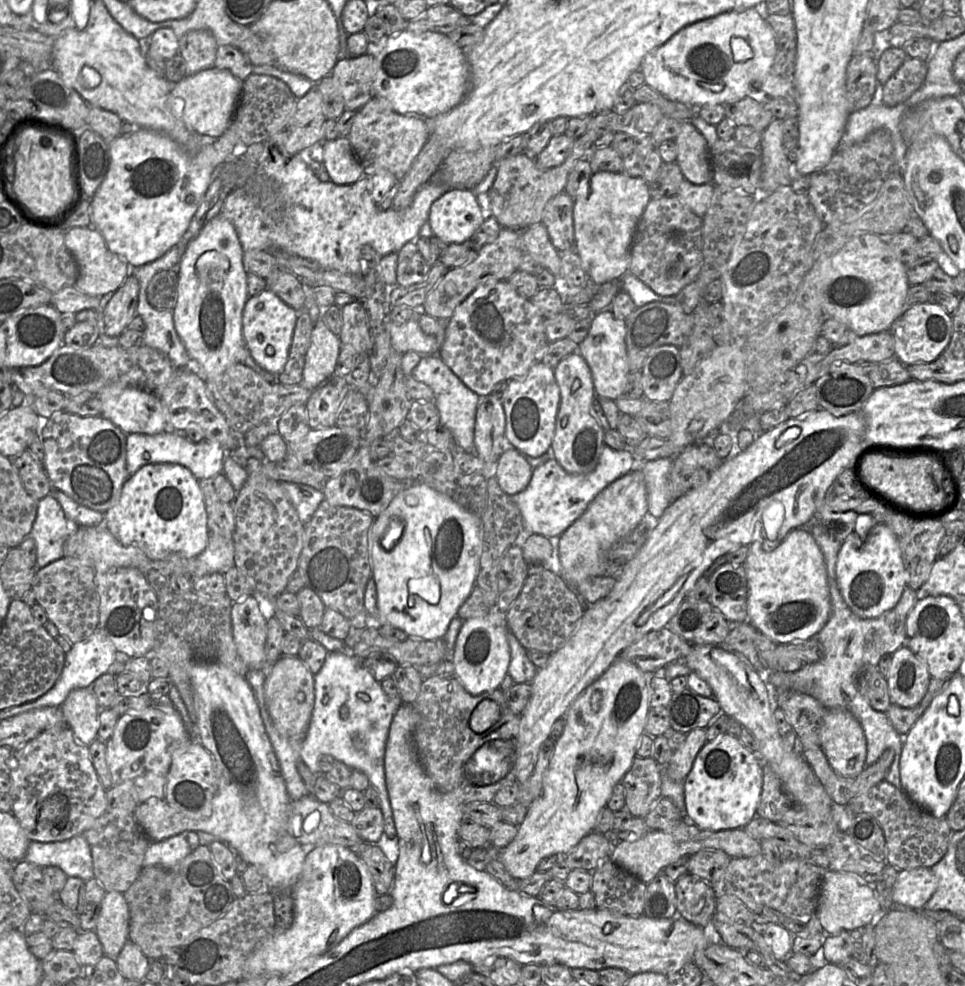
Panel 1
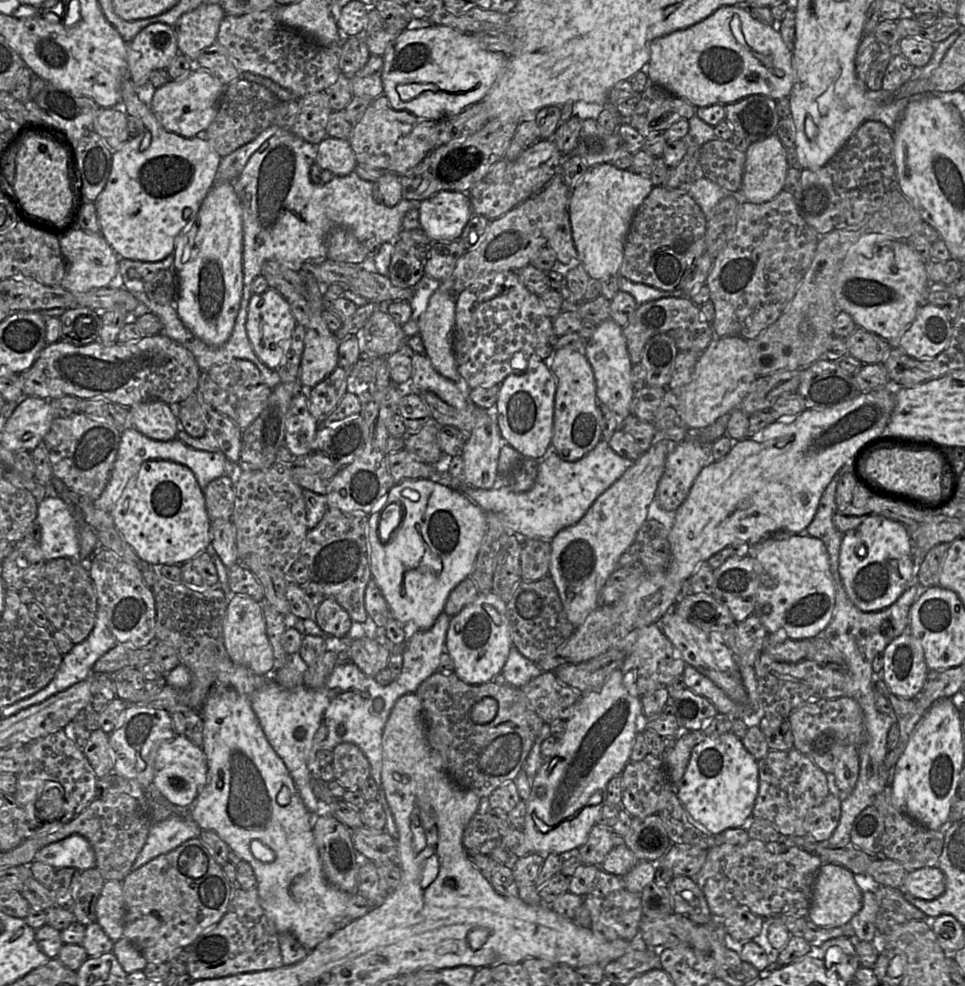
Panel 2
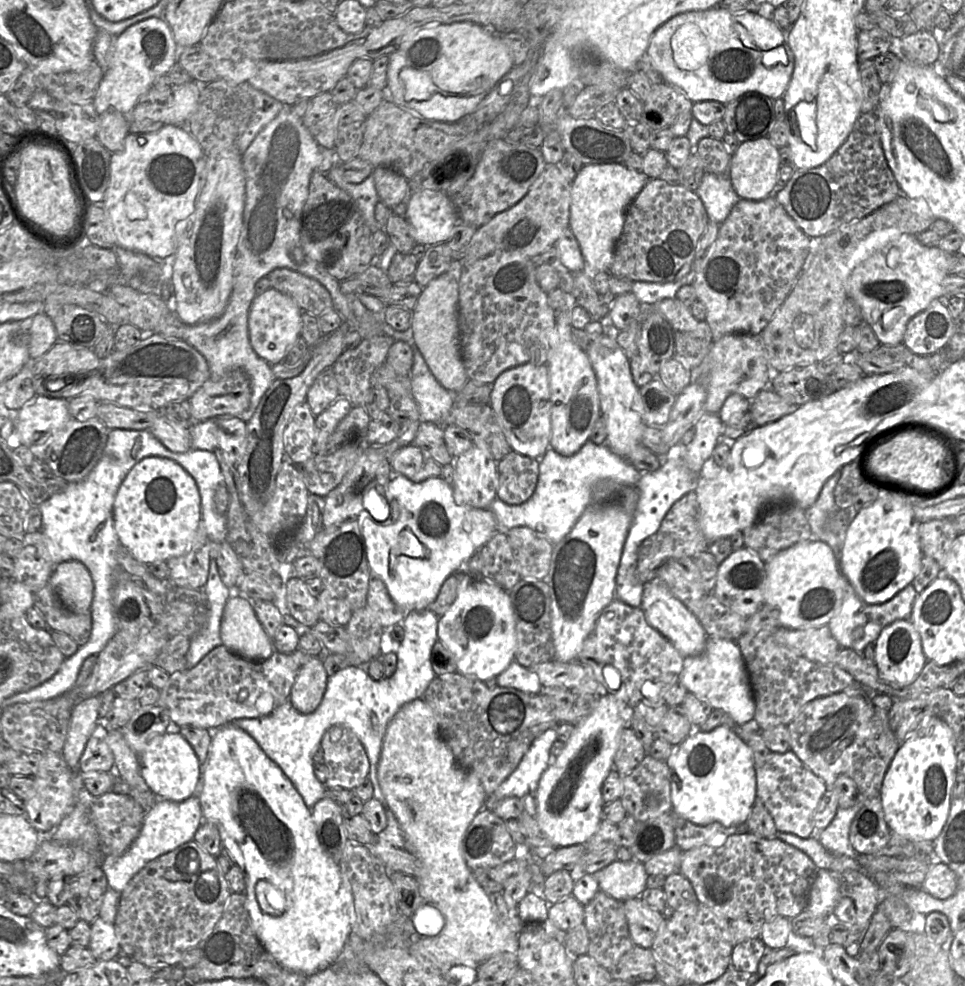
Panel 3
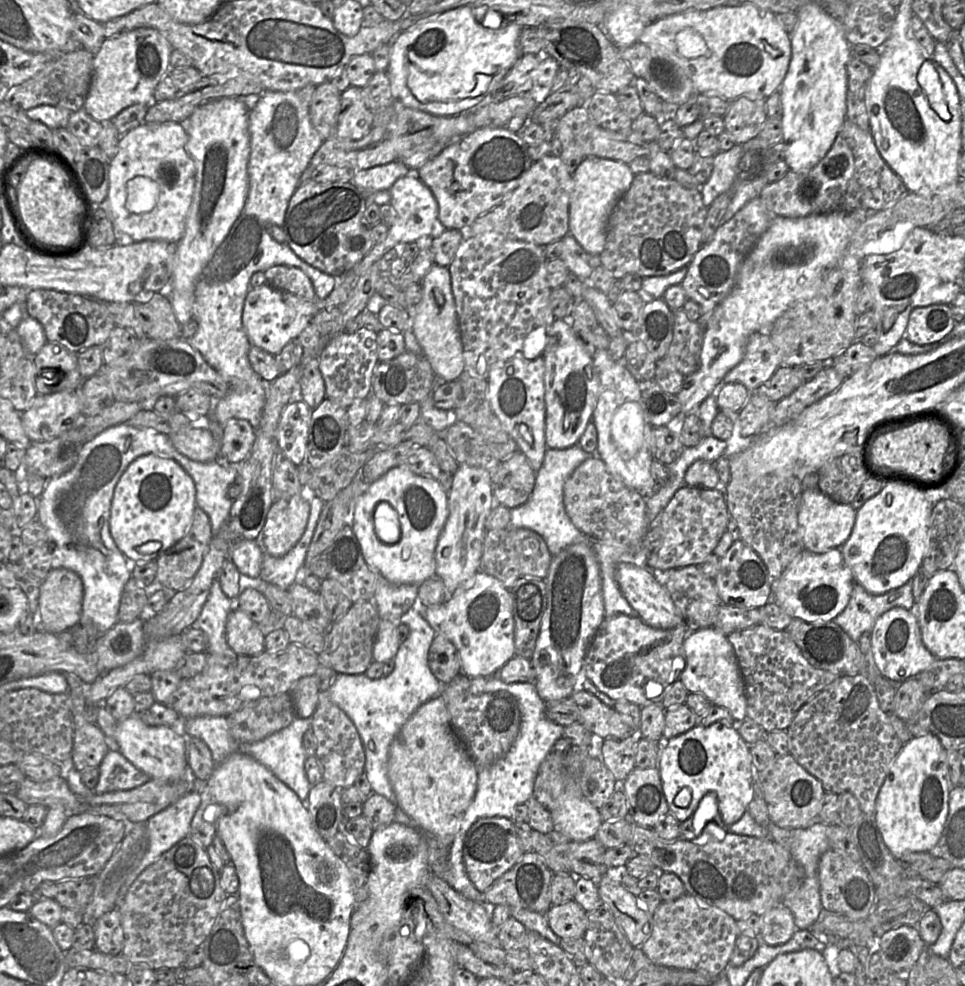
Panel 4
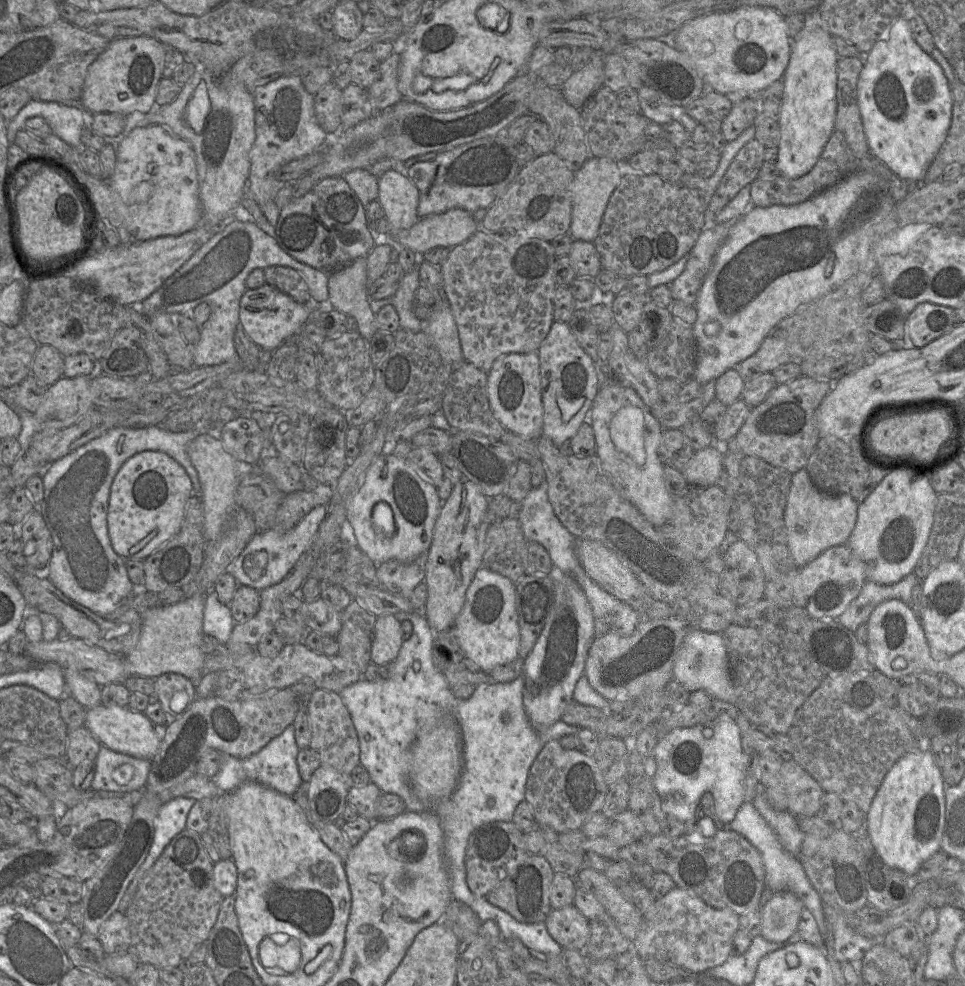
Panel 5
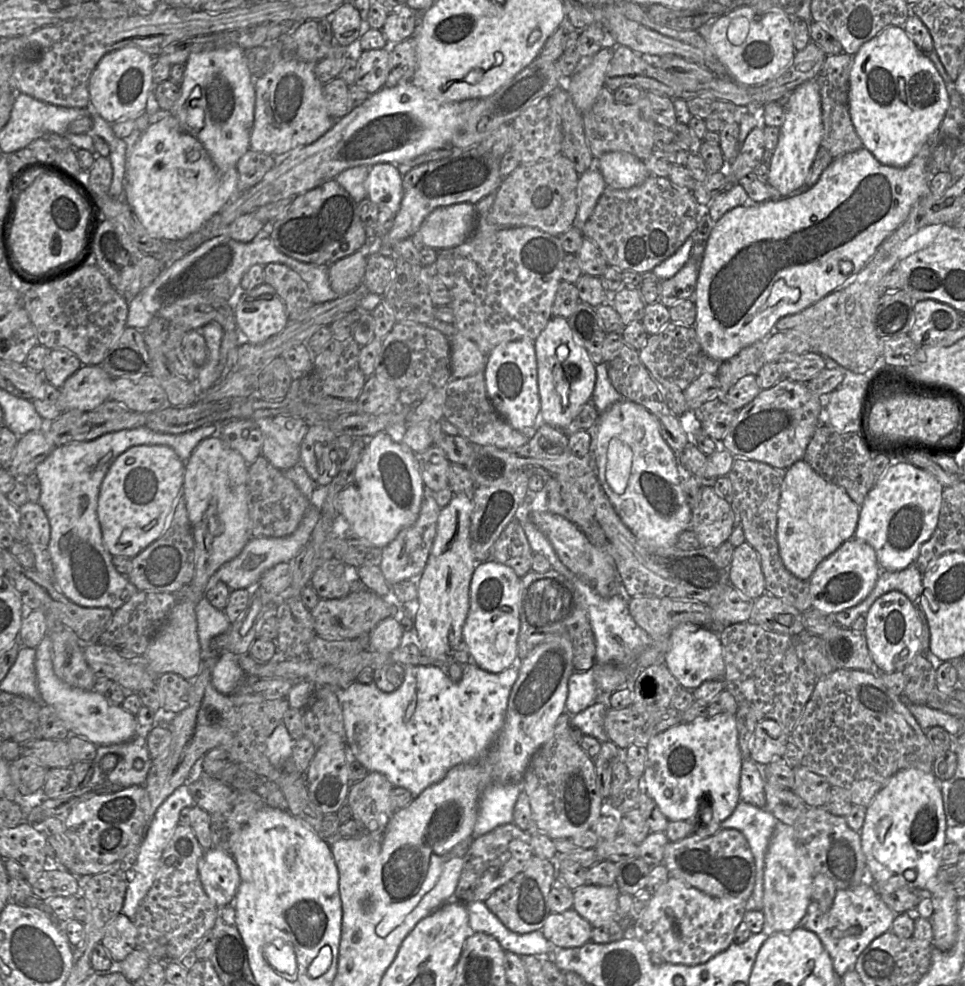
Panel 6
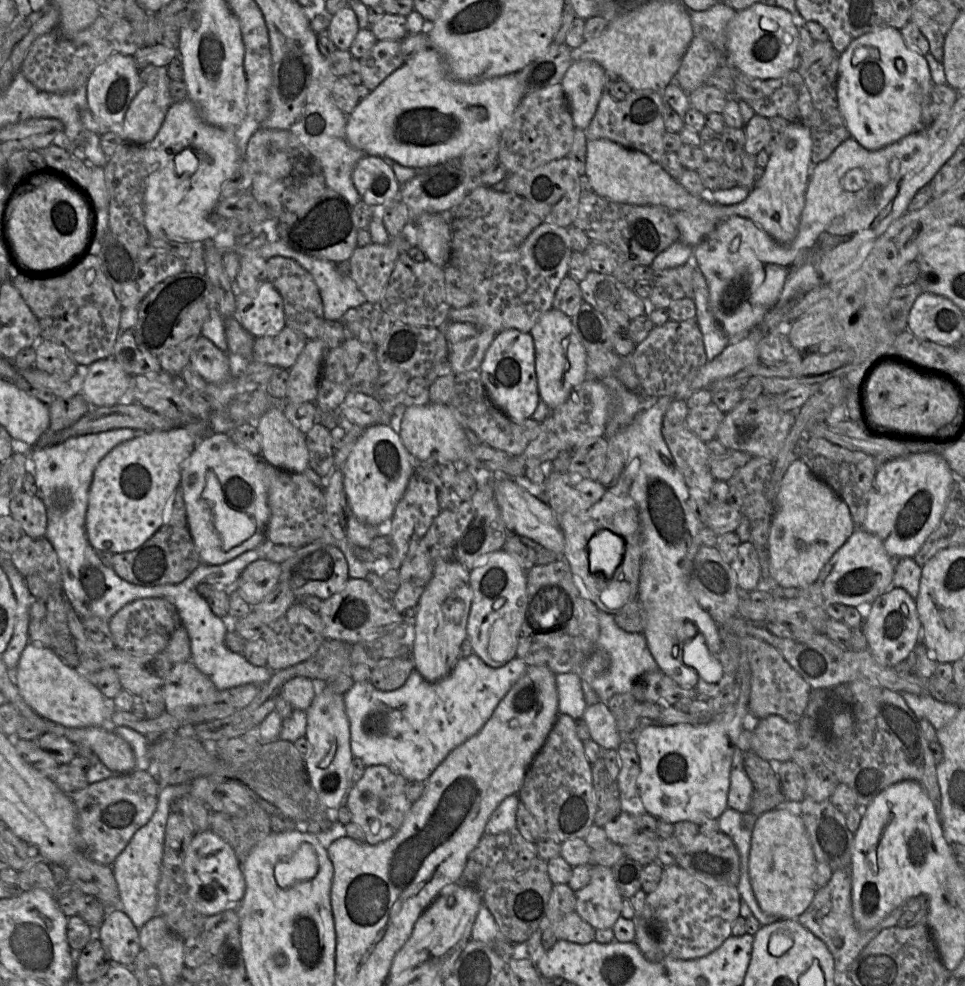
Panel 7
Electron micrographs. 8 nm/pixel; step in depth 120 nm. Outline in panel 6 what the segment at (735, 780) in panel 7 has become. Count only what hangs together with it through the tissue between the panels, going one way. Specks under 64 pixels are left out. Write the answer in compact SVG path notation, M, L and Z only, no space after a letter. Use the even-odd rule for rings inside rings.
M743 759L739 783L740 800L758 808L766 806L764 792L765 775L763 765L758 765L753 759Z

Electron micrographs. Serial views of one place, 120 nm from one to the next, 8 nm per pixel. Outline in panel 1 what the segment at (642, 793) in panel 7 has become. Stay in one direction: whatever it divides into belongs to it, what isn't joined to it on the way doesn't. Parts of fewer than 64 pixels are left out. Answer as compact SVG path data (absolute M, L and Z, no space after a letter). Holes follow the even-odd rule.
M724 734L704 745L684 781L686 815L703 831L744 829L757 817L762 787L762 761L739 738Z

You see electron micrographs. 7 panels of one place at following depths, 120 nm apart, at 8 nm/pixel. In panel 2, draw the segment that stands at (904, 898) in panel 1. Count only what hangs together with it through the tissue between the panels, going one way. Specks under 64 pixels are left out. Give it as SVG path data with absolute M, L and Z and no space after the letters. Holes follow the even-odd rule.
M938 866L923 867L909 871L903 887L905 895L923 900L933 900L942 895L946 888L945 875Z

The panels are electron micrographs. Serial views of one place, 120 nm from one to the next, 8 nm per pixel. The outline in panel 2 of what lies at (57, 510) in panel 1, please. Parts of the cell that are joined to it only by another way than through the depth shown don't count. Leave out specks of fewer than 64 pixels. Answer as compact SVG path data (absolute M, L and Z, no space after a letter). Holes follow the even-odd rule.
M46 496L37 506L40 526L39 546L46 561L57 558L78 559L79 539L75 518L59 497Z

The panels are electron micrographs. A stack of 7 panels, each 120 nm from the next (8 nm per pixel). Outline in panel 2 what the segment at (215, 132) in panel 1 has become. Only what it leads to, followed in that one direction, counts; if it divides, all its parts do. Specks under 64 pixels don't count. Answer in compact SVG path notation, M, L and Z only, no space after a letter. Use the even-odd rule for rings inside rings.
M193 67L182 78L170 80L164 86L156 88L149 107L166 130L192 138L204 132L214 120L224 88L225 85L209 72Z

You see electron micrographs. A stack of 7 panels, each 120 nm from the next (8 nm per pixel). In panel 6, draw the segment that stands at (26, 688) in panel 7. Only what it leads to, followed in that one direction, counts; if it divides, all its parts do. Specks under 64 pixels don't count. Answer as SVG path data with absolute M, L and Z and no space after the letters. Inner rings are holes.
M46 635L35 648L35 670L38 691L42 704L54 708L70 735L81 736L96 746L121 744L130 741L140 731L136 715L125 710L121 705L114 704L95 690L83 690L63 682L54 672L53 645Z

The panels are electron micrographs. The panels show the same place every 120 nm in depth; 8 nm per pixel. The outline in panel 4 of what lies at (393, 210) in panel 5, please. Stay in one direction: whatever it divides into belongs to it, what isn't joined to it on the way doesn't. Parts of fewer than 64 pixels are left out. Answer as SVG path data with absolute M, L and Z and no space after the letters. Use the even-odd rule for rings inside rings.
M411 172L398 178L389 191L391 194L390 204L395 210L395 216L386 238L374 244L371 250L352 270L337 279L353 279L355 280L355 285L356 281L375 262L381 260L383 255L397 244L408 244L422 237L435 237L445 230L438 219L439 208L436 198L429 187L420 180L416 173Z

